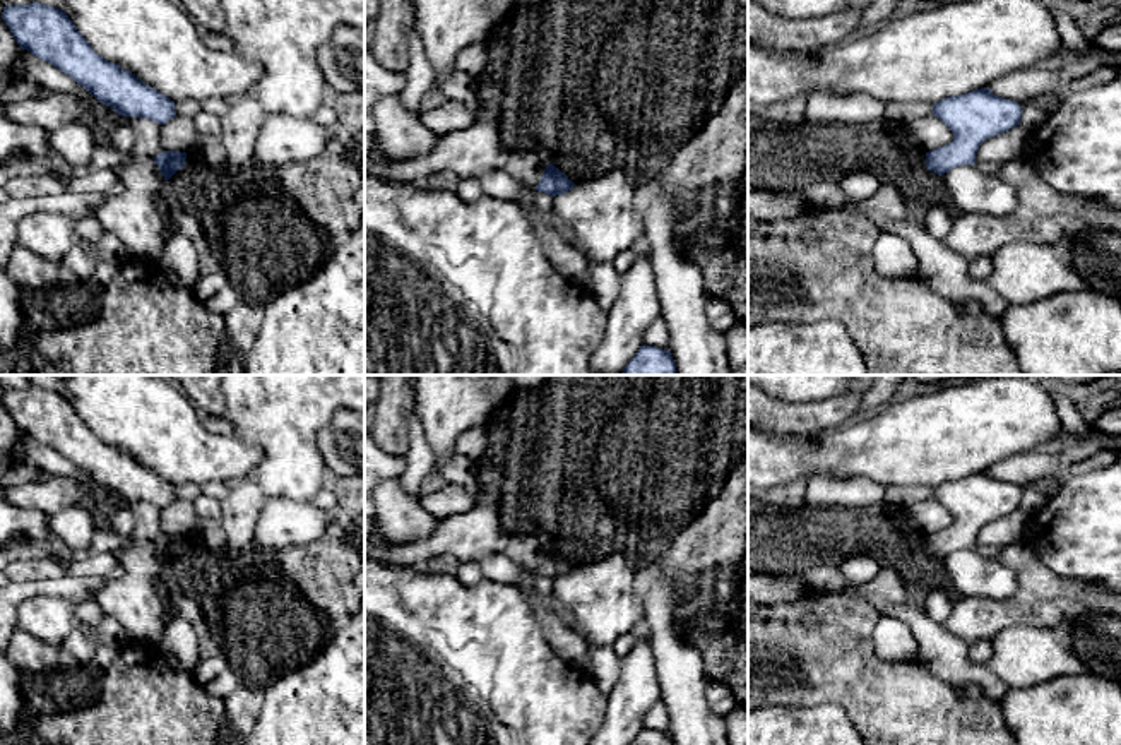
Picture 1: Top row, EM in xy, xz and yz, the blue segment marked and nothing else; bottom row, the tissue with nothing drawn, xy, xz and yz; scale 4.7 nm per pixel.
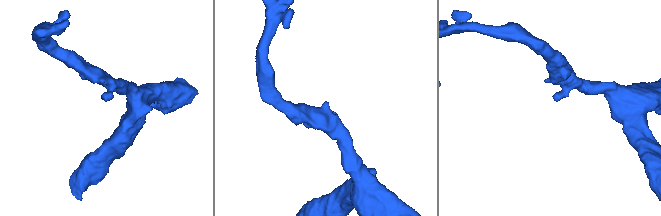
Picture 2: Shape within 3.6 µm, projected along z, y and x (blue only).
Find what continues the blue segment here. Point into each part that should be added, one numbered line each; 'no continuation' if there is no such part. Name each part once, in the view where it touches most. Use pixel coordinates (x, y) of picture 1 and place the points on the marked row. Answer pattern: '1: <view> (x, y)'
no continuation

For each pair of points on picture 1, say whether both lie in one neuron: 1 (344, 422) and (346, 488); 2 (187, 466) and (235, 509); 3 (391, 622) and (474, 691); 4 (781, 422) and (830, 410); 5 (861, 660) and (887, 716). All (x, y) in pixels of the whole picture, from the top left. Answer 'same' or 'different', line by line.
1: different
2: different
3: same
4: same
5: same

